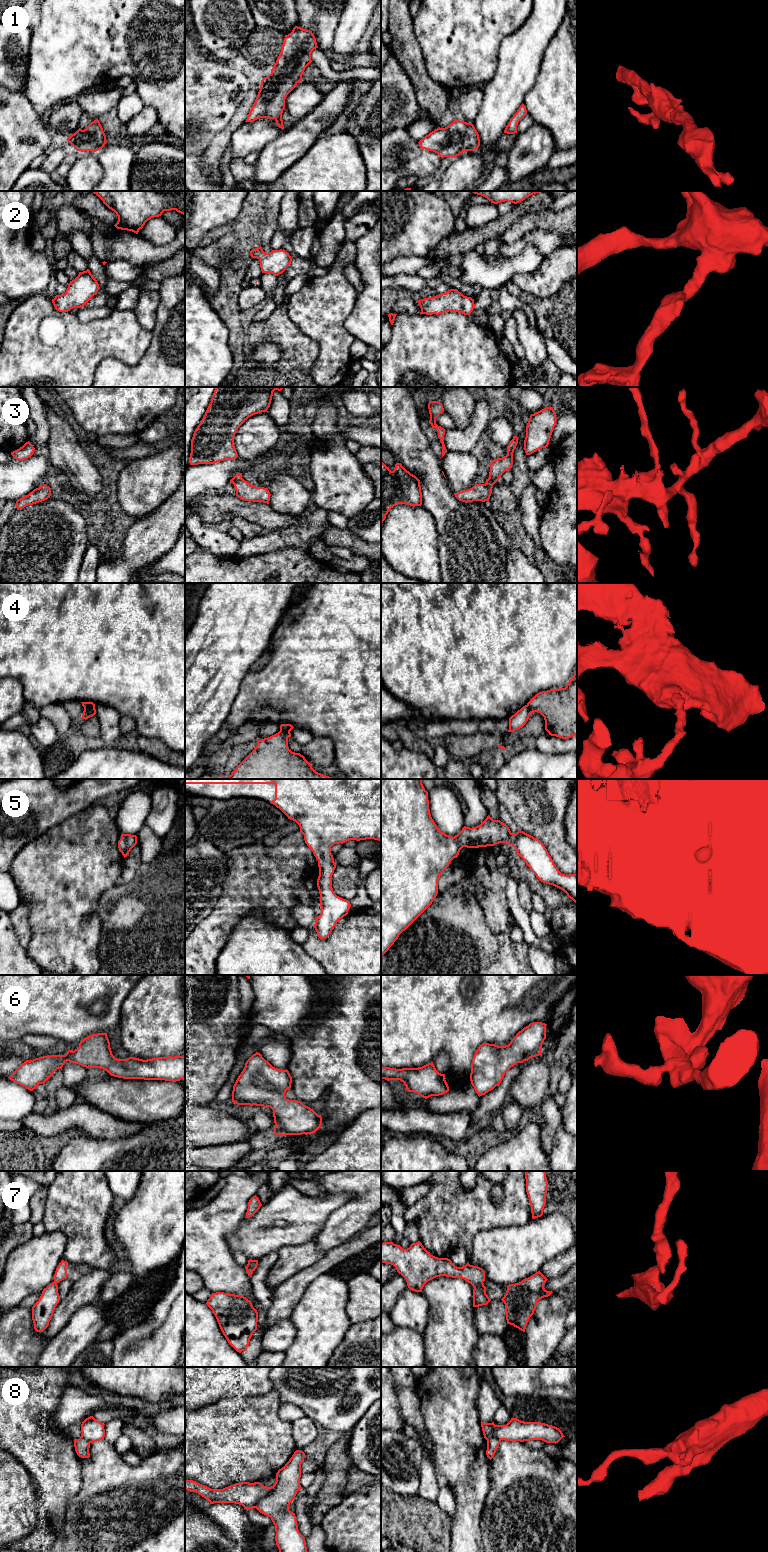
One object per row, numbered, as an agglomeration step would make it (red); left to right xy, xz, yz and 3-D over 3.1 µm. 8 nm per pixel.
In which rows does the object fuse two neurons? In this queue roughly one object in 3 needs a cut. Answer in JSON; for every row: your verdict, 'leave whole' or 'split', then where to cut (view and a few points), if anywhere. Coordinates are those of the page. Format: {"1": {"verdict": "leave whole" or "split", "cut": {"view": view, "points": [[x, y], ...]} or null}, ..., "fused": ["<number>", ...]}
{"1": {"verdict": "leave whole", "cut": null}, "2": {"verdict": "leave whole", "cut": null}, "3": {"verdict": "leave whole", "cut": null}, "4": {"verdict": "split", "cut": {"view": "xy", "points": [[94, 705], [84, 708]]}}, "5": {"verdict": "leave whole", "cut": null}, "6": {"verdict": "leave whole", "cut": null}, "7": {"verdict": "split", "cut": {"view": "yz", "points": [[482, 1282], [474, 1288]]}}, "8": {"verdict": "split", "cut": {"view": "xz", "points": [[276, 1476], [276, 1485], [254, 1507]]}}, "fused": ["4", "7", "8"]}

